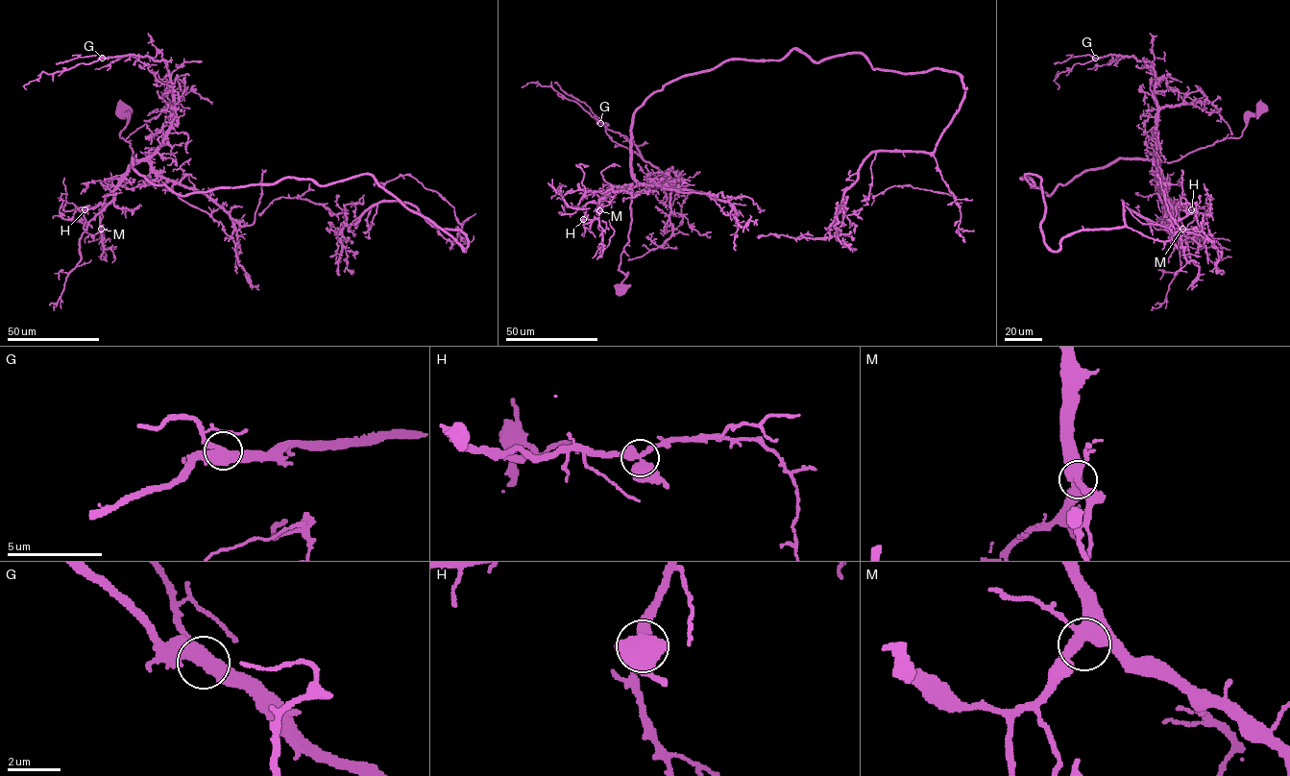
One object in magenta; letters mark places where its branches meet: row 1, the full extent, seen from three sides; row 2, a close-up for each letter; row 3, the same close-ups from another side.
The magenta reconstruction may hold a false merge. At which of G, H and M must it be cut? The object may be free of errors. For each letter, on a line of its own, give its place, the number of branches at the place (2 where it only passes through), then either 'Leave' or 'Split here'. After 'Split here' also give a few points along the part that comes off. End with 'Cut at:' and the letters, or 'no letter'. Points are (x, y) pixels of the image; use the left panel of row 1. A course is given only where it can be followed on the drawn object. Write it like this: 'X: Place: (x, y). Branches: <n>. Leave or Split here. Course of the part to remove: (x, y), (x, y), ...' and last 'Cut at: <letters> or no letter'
G: Place: (102, 58). Branches: 3. Leave
H: Place: (85, 209). Branches: 3. Leave
M: Place: (101, 229). Branches: 3. Leave
Cut at: no letter

